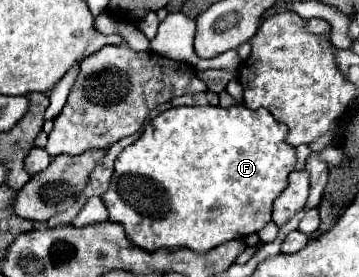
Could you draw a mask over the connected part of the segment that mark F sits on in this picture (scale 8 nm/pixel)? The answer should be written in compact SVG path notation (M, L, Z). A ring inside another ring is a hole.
M231 105L231 107L171 107L157 117L151 119L149 125L145 125L143 135L129 147L125 147L119 157L115 159L115 173L111 179L111 185L105 195L101 195L107 211L109 211L109 221L117 221L125 227L127 239L145 251L159 251L159 249L179 249L187 247L195 253L207 253L213 247L231 241L231 239L241 239L251 233L257 233L267 221L271 221L271 205L273 199L287 187L287 175L295 169L295 147L285 143L287 127L283 127L267 109L257 109L251 111L245 105Z

